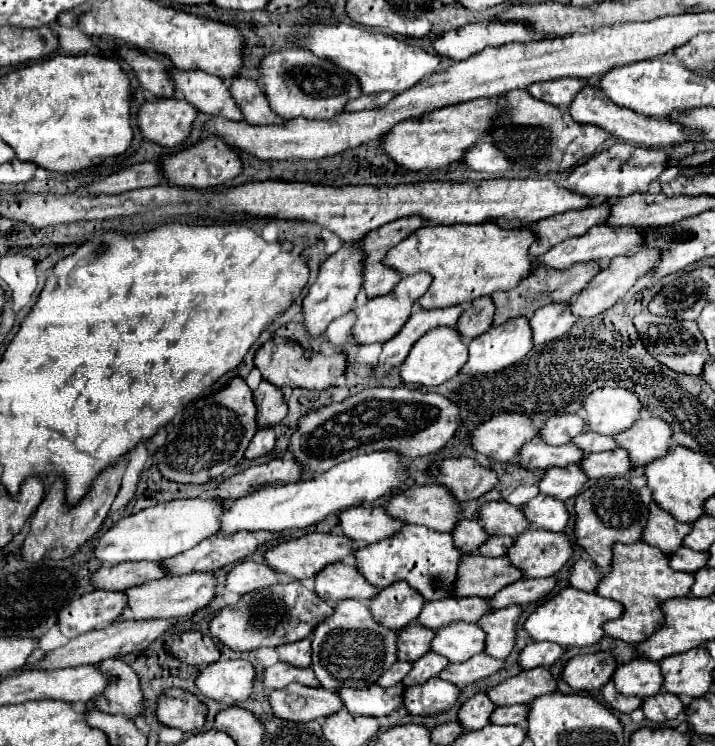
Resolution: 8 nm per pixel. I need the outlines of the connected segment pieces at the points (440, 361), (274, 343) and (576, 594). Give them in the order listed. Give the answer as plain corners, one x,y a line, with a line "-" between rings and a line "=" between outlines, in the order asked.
436,328
424,334
424,338
420,338
412,346
408,358
400,368
400,376
404,382
410,382
410,384
440,386
446,380
454,378
462,370
464,362
468,362
468,344
464,338
460,338
460,332
456,328
=
272,338
256,352
256,368
262,372
262,378
276,384
278,388
290,386
290,388
306,388
306,390
326,390
330,386
336,386
336,380
346,372
348,360
344,352
334,352
330,356
322,352
302,350
302,346
294,340
286,338
=
568,586
556,592
552,598
548,598
542,606
538,606
524,622
524,630
530,636
566,636
566,638
532,638
532,640
548,640
560,646
590,646
604,636
602,624
606,620
618,618
620,614
622,606
616,600
608,600
592,592
580,592

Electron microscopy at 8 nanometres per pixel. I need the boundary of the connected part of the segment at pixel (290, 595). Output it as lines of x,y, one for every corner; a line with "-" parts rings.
302,582
290,584
274,584
268,588
260,588
248,592
240,598
240,602
232,606
224,606
208,624
210,634
218,638
224,646
234,652
256,650
264,646
282,646
288,642
304,640
312,634
312,626
322,622
328,614
332,614
332,606
320,600
310,588

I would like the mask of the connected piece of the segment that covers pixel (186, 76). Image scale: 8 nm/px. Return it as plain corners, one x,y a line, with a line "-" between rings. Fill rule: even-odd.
172,70
174,94
186,98
198,112
208,116
224,116
228,120
242,120
242,112
230,96
228,86
212,74
202,70

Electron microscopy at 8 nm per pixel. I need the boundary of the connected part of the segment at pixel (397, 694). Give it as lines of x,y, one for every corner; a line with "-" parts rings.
372,684
372,686
366,686
366,688
340,688
340,690
338,690
338,696
340,696
344,708
348,708
348,712
352,712
352,714
362,714
362,716
386,716
386,714
390,714
392,710
402,708
402,706
400,706
402,692
404,692
404,686
402,686
402,684
392,686
392,688
380,688
380,686

